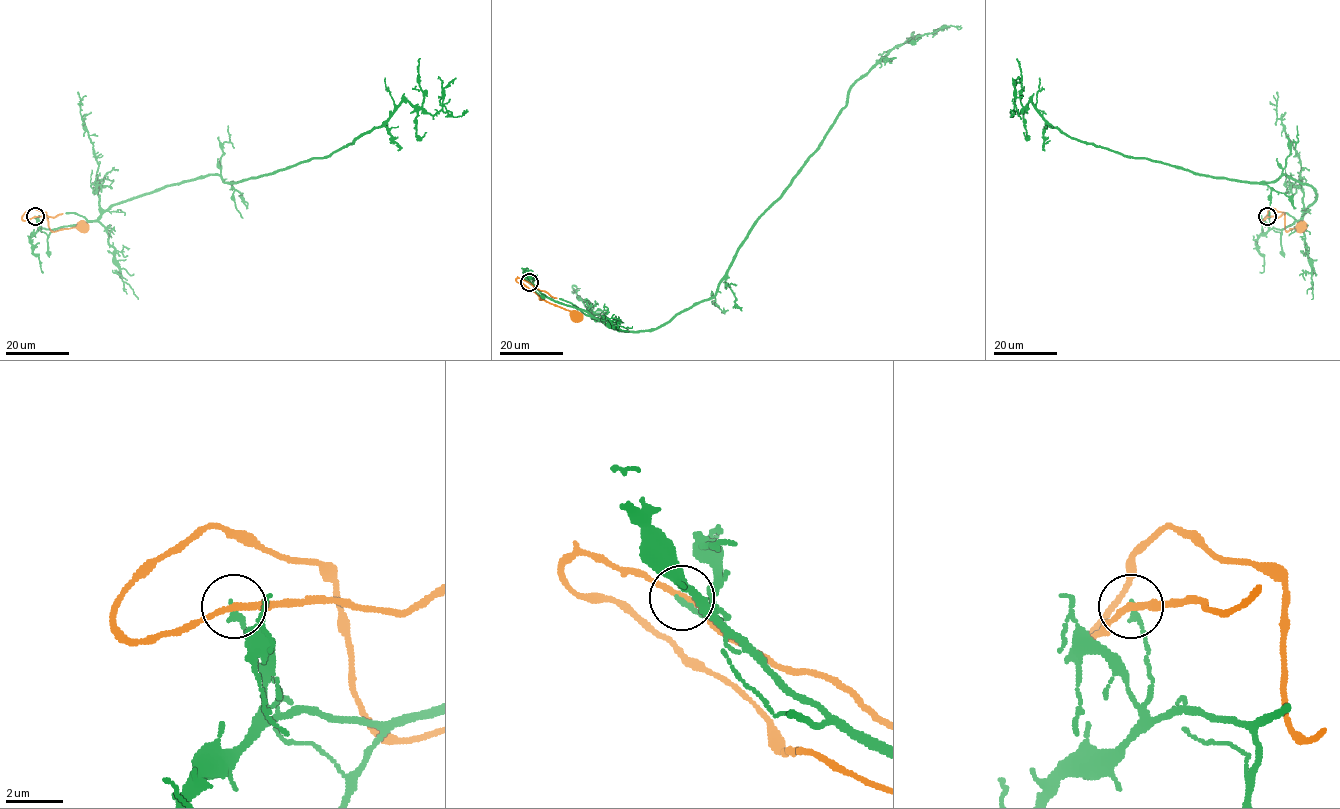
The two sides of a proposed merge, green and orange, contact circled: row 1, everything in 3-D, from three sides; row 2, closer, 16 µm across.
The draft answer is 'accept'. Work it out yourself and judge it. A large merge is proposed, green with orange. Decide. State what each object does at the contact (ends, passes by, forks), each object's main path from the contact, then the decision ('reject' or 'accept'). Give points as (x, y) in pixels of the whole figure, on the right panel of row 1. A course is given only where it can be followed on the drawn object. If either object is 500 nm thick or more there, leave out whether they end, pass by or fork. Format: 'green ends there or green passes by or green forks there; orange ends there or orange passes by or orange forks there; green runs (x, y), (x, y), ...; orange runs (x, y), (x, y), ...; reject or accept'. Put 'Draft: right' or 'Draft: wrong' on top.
Draft: right
green ends there; orange passes by; green runs (1267, 217), (1282, 229), (1316, 193), (1286, 174), (1240, 181), (1127, 157), (1052, 127), (1031, 102), (1013, 110); orange runs (1267, 217), (1262, 220), (1274, 208), (1284, 214), (1286, 231), (1302, 226); accept

